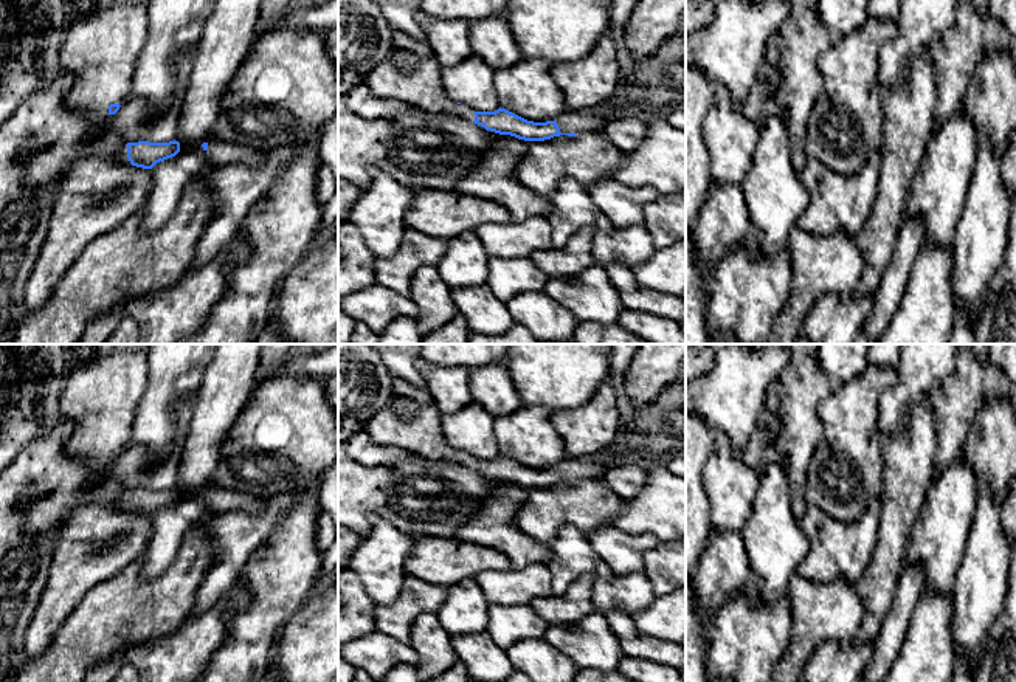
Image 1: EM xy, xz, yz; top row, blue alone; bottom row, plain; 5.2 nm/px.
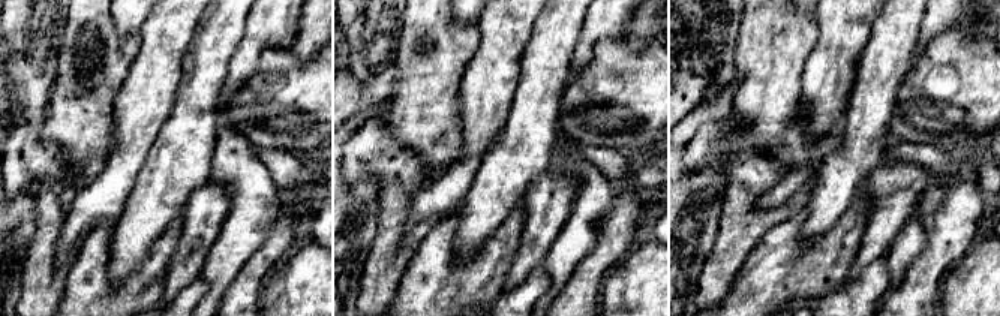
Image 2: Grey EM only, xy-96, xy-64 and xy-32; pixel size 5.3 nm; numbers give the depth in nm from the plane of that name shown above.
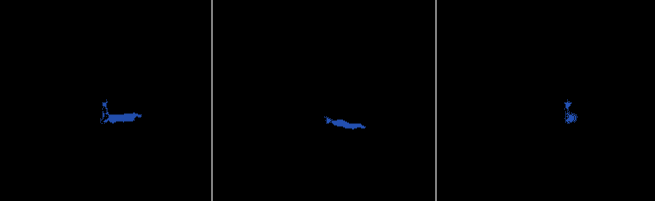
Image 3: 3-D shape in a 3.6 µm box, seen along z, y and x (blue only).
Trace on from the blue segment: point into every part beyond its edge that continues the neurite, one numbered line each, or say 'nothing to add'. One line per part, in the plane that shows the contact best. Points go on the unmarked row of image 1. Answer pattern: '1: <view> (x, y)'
1: xy (101, 391)
2: xz (573, 468)

